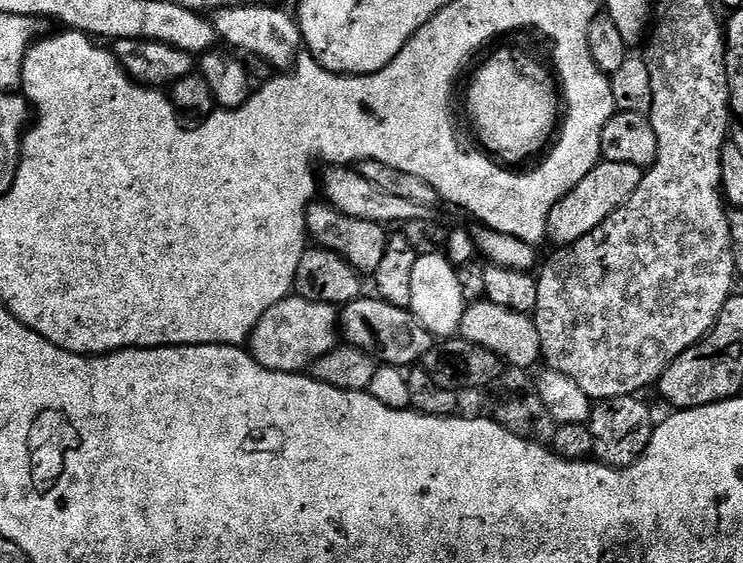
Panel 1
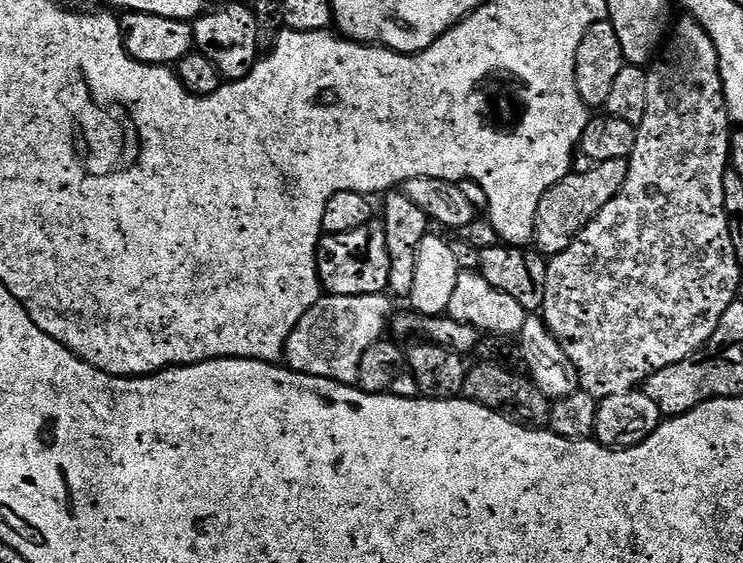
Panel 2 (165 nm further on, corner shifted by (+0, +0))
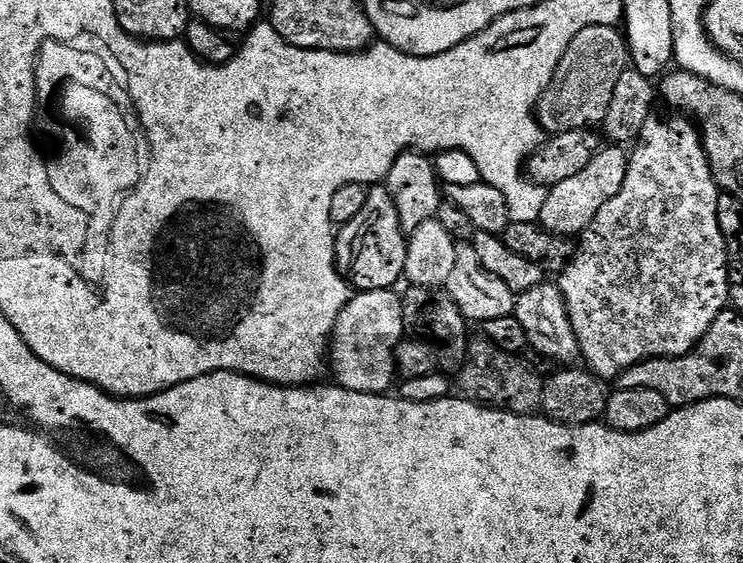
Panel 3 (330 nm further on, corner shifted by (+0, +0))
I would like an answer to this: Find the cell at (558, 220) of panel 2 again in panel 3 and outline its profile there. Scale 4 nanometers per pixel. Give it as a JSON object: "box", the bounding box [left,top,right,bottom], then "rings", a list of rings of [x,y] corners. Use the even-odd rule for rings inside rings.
{"box":[538,146,628,238],"rings":[[[620,146],[601,147],[599,154],[581,170],[574,174],[574,178],[566,178],[566,182],[558,182],[548,188],[548,197],[544,201],[542,210],[538,214],[538,223],[546,231],[554,235],[576,238],[579,237],[594,222],[598,210],[622,190],[622,182],[626,182],[628,156]]]}

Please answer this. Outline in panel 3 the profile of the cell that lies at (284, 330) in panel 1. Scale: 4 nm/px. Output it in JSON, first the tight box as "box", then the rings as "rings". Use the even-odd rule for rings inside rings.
{"box":[327,290,405,396],"rings":[[[370,290],[356,292],[347,306],[338,314],[338,322],[332,328],[332,339],[327,359],[330,361],[330,376],[337,385],[358,394],[382,396],[393,391],[398,380],[396,371],[396,348],[405,339],[404,319],[402,318],[402,299],[392,290]]]}

